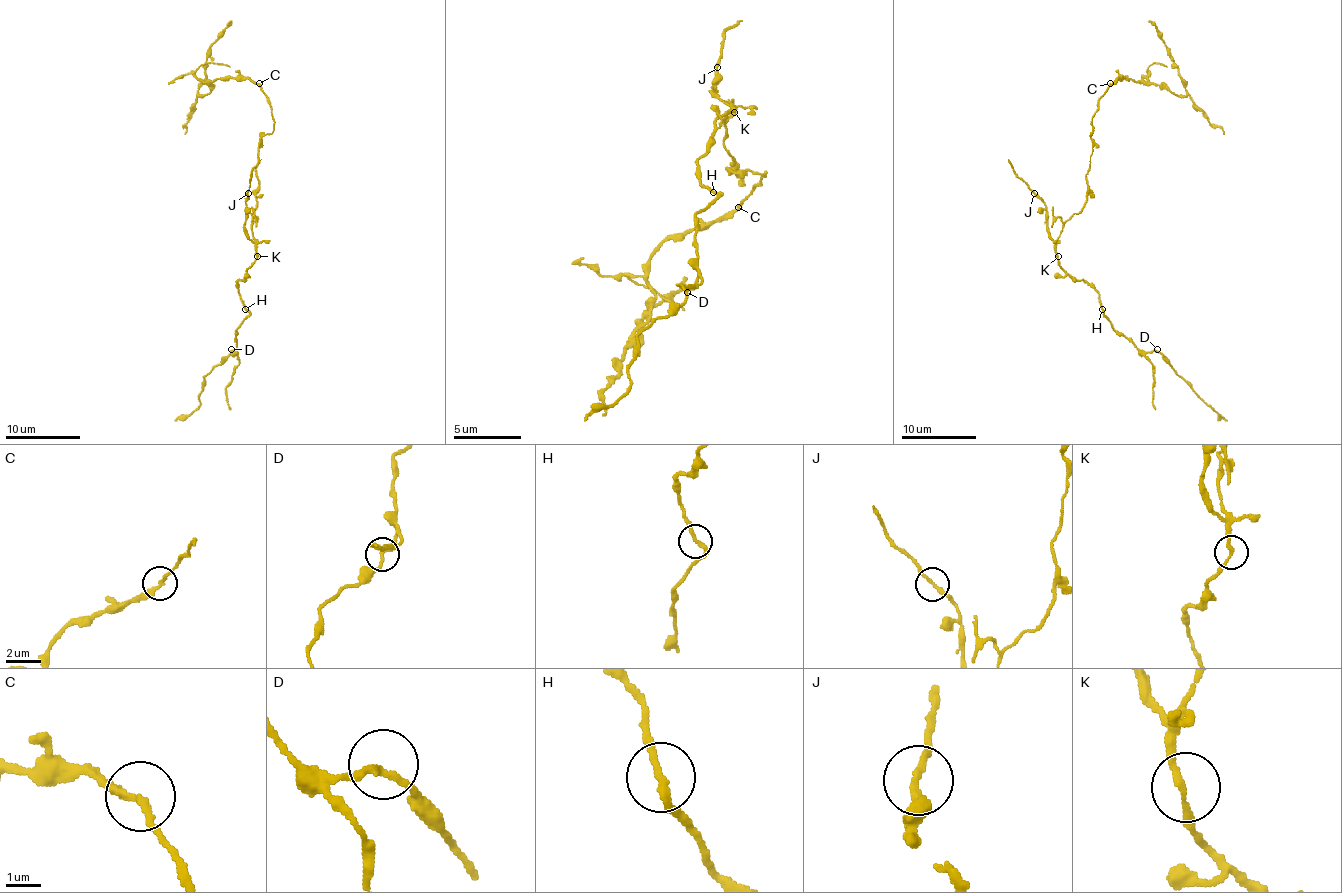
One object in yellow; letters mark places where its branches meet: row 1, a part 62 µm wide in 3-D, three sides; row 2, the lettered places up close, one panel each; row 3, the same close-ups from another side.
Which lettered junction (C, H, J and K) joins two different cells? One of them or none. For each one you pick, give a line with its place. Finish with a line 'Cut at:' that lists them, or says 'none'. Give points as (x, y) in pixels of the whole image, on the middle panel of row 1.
H: (713, 192)
Cut at: H

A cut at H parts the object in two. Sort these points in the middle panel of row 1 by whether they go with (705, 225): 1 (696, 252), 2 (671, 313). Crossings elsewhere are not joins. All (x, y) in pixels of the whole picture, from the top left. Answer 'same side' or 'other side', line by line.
1: other side
2: other side

